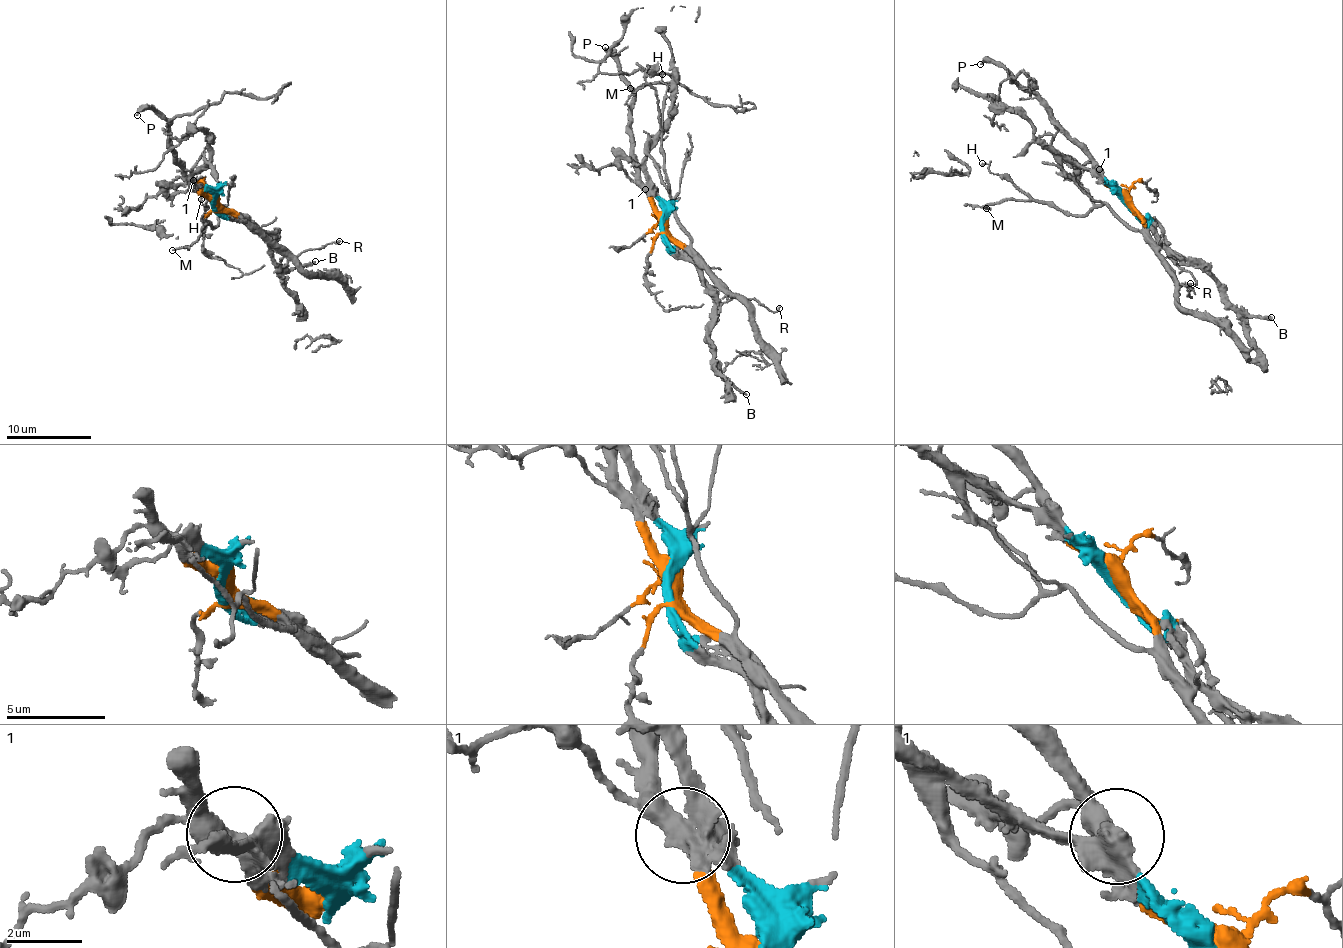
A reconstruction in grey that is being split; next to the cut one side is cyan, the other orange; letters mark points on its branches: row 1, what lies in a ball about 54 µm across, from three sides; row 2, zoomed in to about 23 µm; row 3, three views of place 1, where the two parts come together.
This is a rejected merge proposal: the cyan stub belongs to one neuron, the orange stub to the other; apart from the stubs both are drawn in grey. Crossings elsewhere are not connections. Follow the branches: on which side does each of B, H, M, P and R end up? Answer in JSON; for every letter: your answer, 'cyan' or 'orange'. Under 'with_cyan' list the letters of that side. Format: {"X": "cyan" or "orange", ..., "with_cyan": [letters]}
{"B": "cyan", "H": "orange", "M": "orange", "P": "orange", "R": "orange", "with_cyan": ["B"]}

